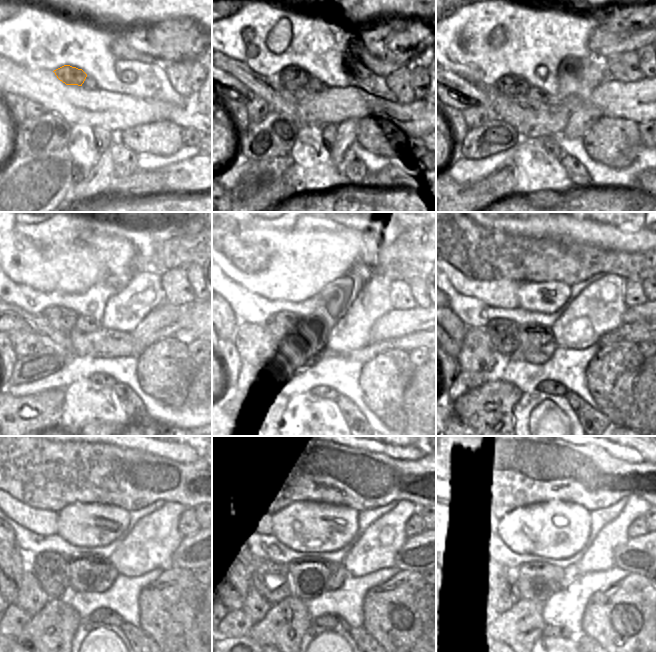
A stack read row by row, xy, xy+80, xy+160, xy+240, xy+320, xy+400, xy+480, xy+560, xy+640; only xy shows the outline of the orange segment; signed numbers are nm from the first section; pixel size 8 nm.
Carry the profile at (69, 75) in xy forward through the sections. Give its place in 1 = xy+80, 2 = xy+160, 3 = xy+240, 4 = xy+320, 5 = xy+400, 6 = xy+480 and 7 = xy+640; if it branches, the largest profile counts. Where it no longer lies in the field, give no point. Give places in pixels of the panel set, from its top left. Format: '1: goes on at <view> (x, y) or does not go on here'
1: goes on at xy+80 (291, 78)
2: goes on at xy+160 (510, 85)
3: goes on at xy+240 (62, 319)
4: goes on at xy+320 (281, 328)
5: goes on at xy+400 (503, 334)
6: goes on at xy+480 (51, 569)
7: goes on at xy+640 (499, 588)

